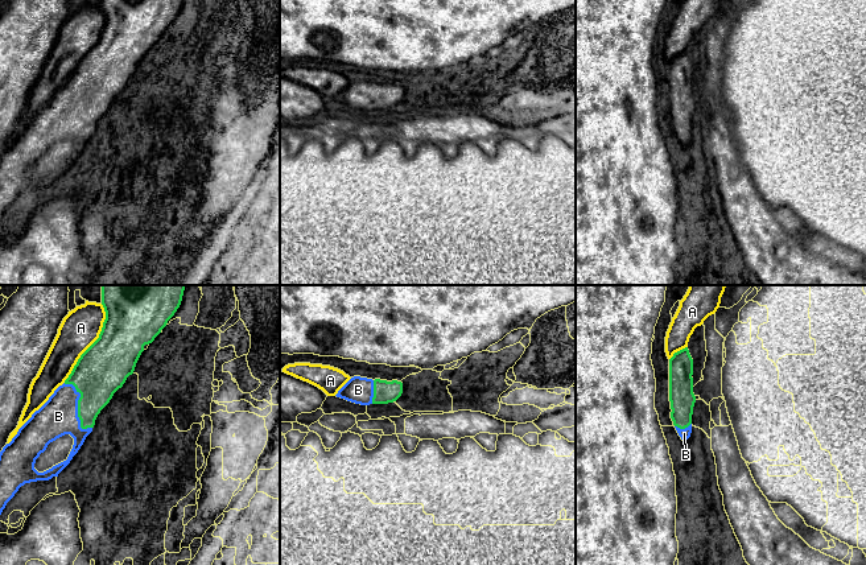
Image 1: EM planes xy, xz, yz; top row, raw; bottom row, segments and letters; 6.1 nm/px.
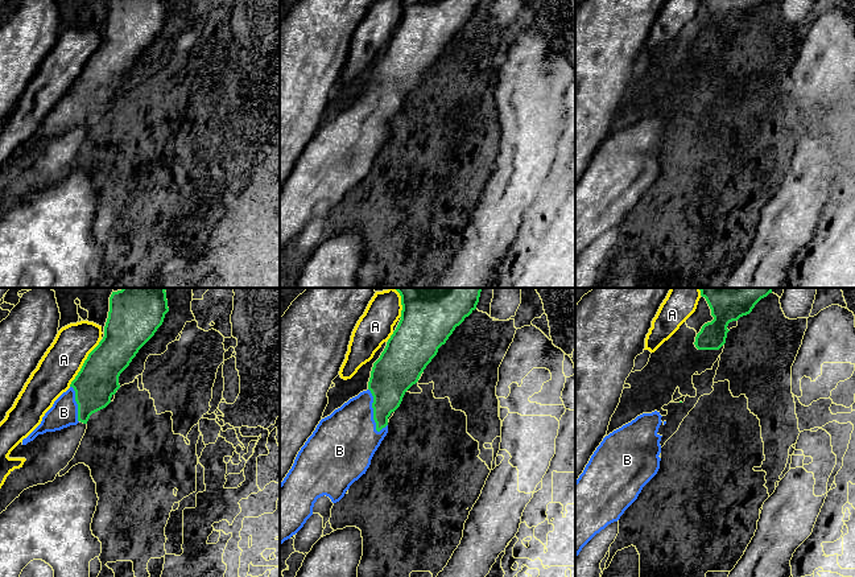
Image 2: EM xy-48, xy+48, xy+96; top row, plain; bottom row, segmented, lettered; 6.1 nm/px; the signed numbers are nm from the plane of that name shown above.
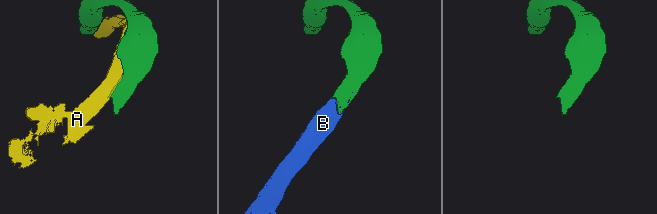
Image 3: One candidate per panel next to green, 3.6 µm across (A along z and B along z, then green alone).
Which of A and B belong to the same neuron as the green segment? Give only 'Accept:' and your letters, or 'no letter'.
Accept: B

